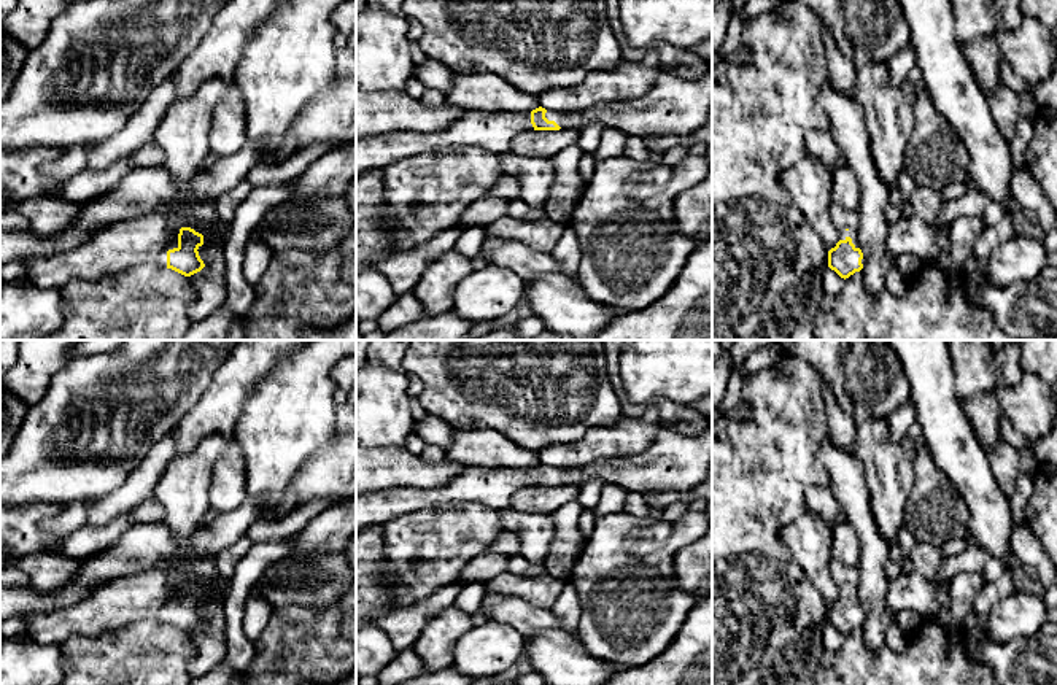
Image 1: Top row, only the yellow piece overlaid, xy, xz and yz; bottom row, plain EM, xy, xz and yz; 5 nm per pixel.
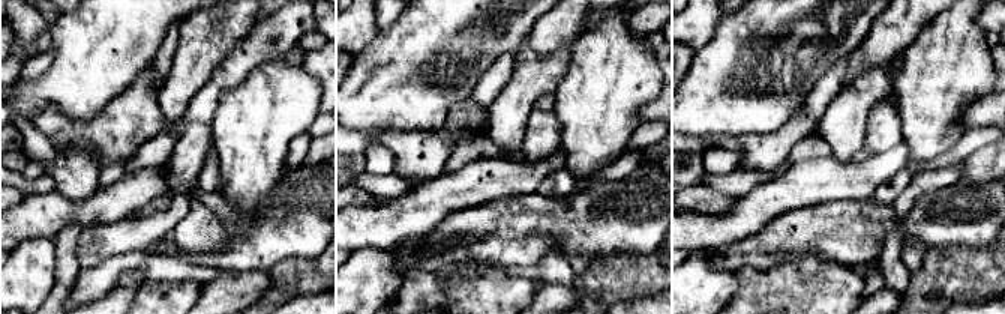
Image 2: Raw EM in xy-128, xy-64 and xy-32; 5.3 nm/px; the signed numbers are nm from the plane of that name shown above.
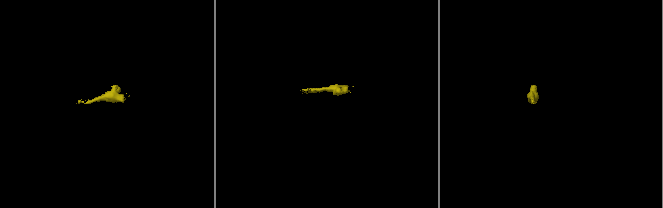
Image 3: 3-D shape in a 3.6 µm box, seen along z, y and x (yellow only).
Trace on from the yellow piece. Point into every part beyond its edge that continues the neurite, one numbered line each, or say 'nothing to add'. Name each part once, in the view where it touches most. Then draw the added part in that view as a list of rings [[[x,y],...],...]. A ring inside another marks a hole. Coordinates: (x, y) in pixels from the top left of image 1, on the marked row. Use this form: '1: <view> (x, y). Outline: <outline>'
1: xy (115, 248). Outline: [[[180,211],[149,213],[105,226],[70,251],[22,264],[37,286],[59,289],[70,280],[94,281],[143,262],[167,269],[167,251],[178,248],[172,235],[183,226],[194,224]]]

